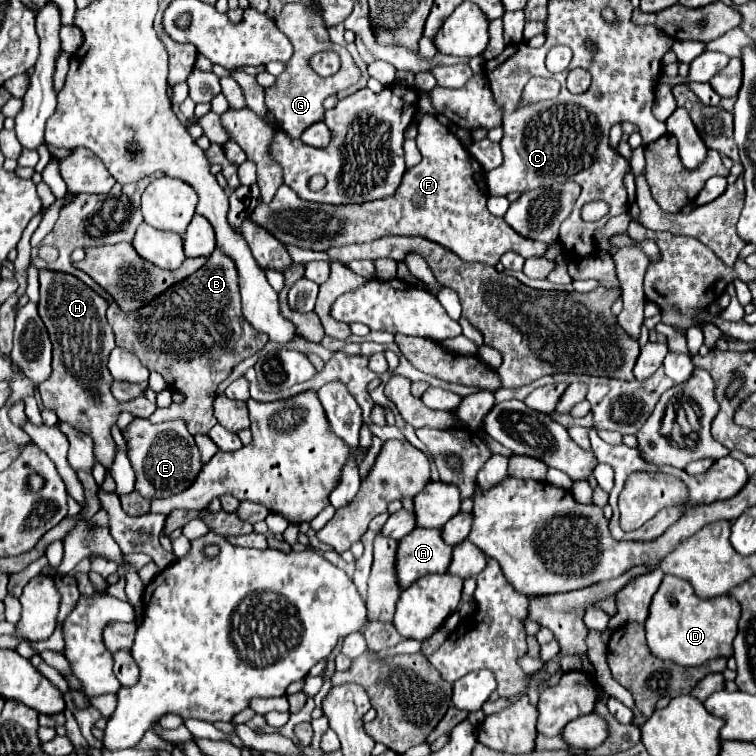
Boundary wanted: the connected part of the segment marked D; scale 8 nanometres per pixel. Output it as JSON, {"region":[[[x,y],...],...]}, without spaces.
{"region":[[[666,574],[650,604],[650,616],[646,620],[646,640],[654,656],[662,660],[674,660],[682,666],[700,666],[712,658],[732,656],[732,640],[738,632],[738,618],[740,606],[734,598],[698,598],[688,580]]]}

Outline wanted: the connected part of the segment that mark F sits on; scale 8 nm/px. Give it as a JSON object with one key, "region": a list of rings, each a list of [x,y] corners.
{"region":[[[430,114],[420,116],[416,144],[422,154],[420,164],[408,168],[398,192],[384,200],[342,206],[316,204],[298,198],[288,186],[280,186],[274,200],[270,204],[260,204],[250,220],[264,226],[274,236],[276,224],[280,224],[280,242],[296,242],[296,246],[310,250],[374,242],[382,236],[422,236],[452,250],[466,262],[482,262],[490,266],[496,266],[500,256],[510,250],[524,258],[546,256],[548,244],[516,234],[504,218],[496,218],[488,212],[484,168],[472,158],[468,148],[464,148],[448,126],[440,124]]]}

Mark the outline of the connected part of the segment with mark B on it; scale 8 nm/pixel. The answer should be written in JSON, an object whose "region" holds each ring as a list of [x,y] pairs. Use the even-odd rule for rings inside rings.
{"region":[[[214,250],[208,258],[208,264],[204,264],[194,276],[188,276],[186,280],[174,284],[174,288],[168,288],[154,304],[132,312],[124,314],[116,304],[110,304],[108,308],[108,324],[112,326],[116,334],[116,346],[124,346],[130,352],[134,352],[142,364],[148,370],[158,370],[168,386],[180,390],[186,394],[186,402],[180,406],[168,406],[168,408],[158,408],[150,420],[152,422],[166,422],[166,420],[176,420],[182,418],[188,424],[190,434],[208,434],[208,430],[218,422],[212,412],[212,402],[216,396],[216,388],[222,380],[226,380],[232,372],[232,368],[242,362],[244,358],[256,354],[258,350],[264,348],[268,336],[254,330],[242,316],[240,308],[240,290],[238,290],[238,270],[234,260],[230,260],[222,250]],[[154,346],[214,346],[208,350],[154,350]]]}

